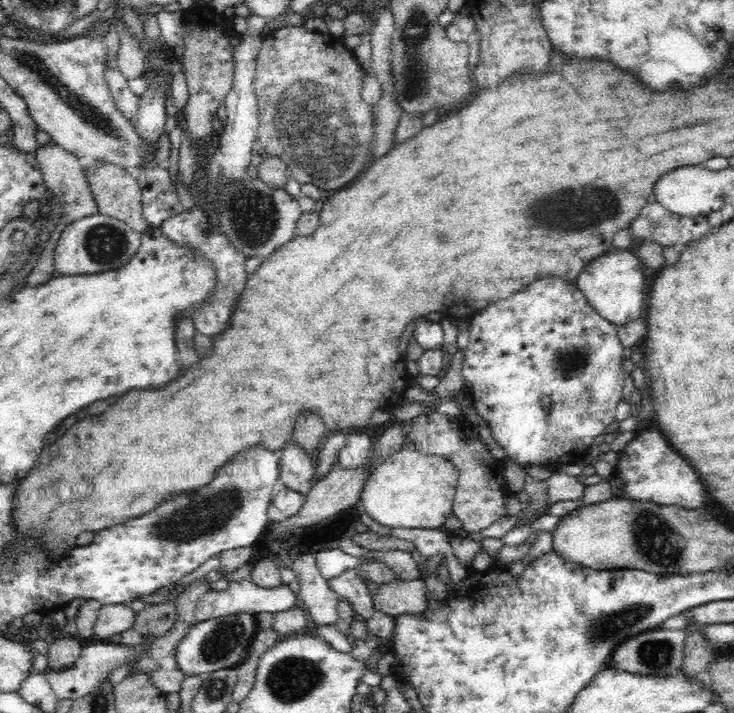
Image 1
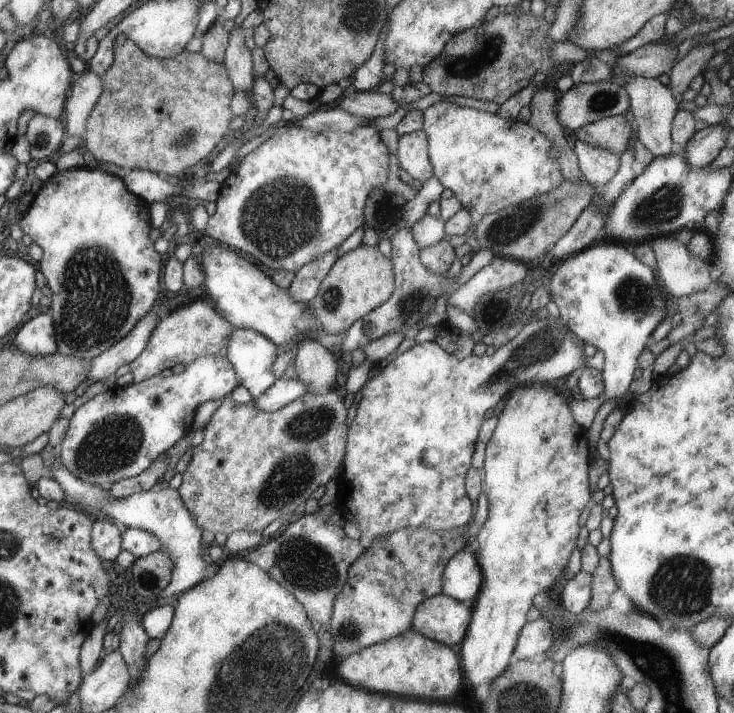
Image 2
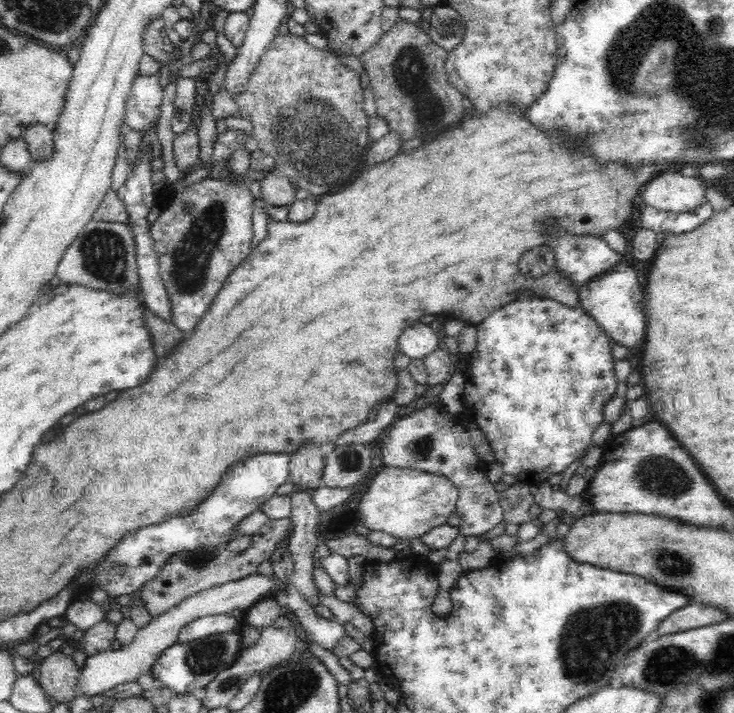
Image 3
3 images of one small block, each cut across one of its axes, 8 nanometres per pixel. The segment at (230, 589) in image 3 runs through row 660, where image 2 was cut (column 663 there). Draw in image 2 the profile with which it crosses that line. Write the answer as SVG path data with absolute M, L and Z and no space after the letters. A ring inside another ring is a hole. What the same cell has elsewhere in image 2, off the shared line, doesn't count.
M630 78L624 84L624 88L629 96L629 110L634 115L633 120L636 122L634 127L636 138L654 154L654 158L670 156L675 149L671 131L674 116L678 112L679 102L676 102L676 98L672 98L672 92L658 79Z

